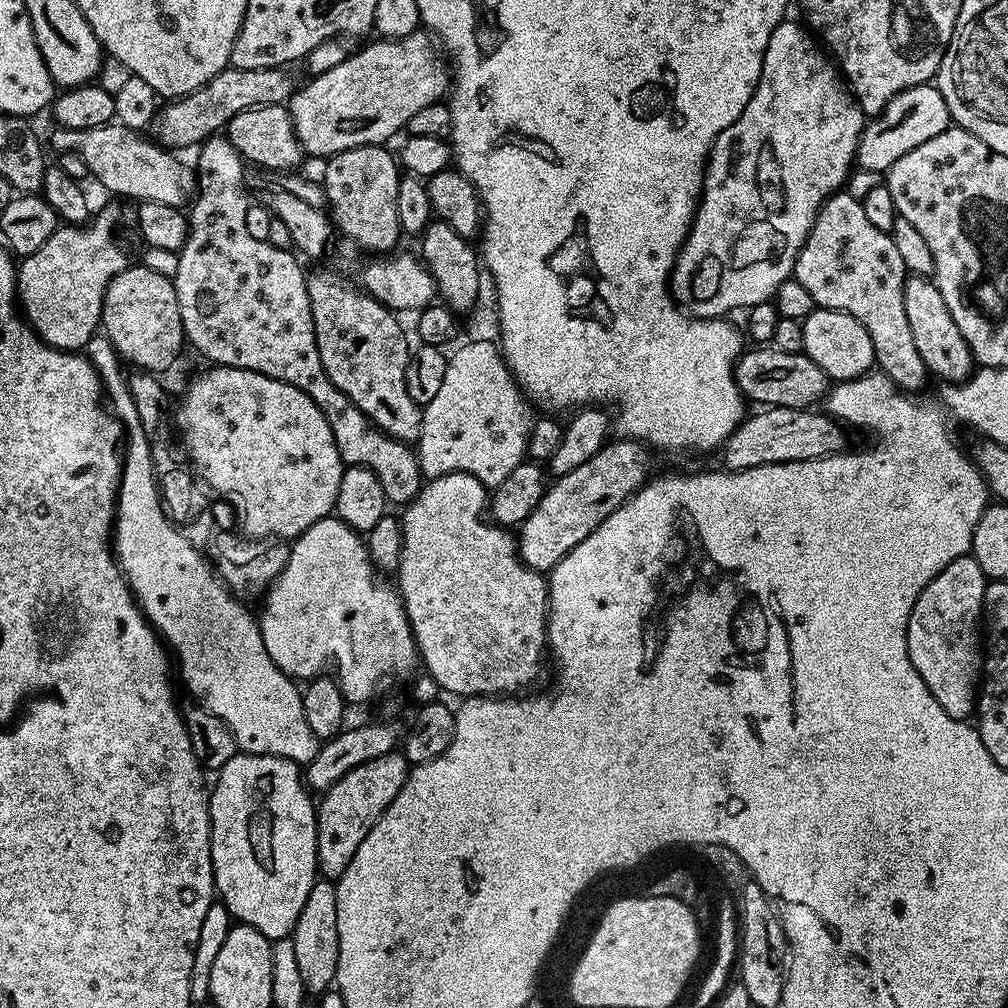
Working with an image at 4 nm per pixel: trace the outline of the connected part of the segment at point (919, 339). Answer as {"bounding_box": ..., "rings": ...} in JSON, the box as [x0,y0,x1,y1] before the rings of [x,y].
{"bounding_box":[904,275,974,382],"rings":[[[909,275],[904,281],[904,301],[910,334],[914,334],[914,346],[918,346],[918,354],[922,354],[922,362],[926,362],[929,373],[933,377],[952,380],[948,382],[967,380],[974,371],[972,351],[966,338],[962,338],[962,330],[958,330],[954,318],[950,318],[946,298],[942,298],[935,279],[927,275]]]}

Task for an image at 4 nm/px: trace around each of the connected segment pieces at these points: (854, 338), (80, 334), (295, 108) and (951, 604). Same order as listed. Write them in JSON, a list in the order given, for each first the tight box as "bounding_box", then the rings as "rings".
[{"bounding_box":[803,307,876,382],"rings":[[[813,307],[812,313],[804,317],[804,350],[803,355],[809,356],[818,365],[829,381],[843,382],[867,376],[876,364],[874,346],[870,342],[870,334],[862,322],[858,322],[850,314],[839,312],[833,308]]]},{"bounding_box":[16,212,130,353],"rings":[[[104,212],[83,226],[60,226],[56,233],[46,238],[44,245],[32,256],[23,257],[18,264],[16,286],[18,300],[24,303],[23,315],[33,332],[49,344],[51,348],[59,348],[61,352],[79,353],[87,349],[92,337],[97,335],[98,325],[104,310],[104,292],[108,283],[117,274],[129,267],[130,260],[120,253],[112,231],[116,228],[116,220],[110,213]]]},{"bounding_box":[286,30,450,158],"rings":[[[418,30],[401,40],[377,41],[361,52],[353,51],[342,66],[311,77],[309,84],[301,88],[299,85],[293,91],[286,107],[292,113],[296,137],[307,155],[309,152],[327,158],[367,144],[387,145],[395,132],[407,129],[418,110],[445,99],[450,88],[450,68],[427,31]]]},{"bounding_box":[908,554,986,721],"rings":[[[970,554],[960,556],[946,570],[939,572],[924,587],[922,594],[914,602],[908,619],[908,657],[914,670],[926,682],[930,694],[956,720],[967,721],[978,704],[978,681],[982,676],[982,613],[984,610],[984,589],[986,577],[982,566]]]}]

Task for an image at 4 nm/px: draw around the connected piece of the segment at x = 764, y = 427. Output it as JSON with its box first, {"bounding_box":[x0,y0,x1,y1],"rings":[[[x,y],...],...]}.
{"bounding_box":[722,406,849,472],"rings":[[[771,406],[756,411],[760,412],[741,420],[722,445],[723,467],[727,471],[741,472],[747,468],[761,468],[764,464],[789,464],[795,460],[821,460],[849,447],[845,425],[823,411]]]}

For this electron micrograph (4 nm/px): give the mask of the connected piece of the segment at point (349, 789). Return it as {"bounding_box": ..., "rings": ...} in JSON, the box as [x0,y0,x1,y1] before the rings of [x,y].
{"bounding_box":[316,751,410,881],"rings":[[[403,751],[387,752],[382,758],[374,758],[354,770],[350,770],[318,800],[316,813],[316,862],[318,872],[325,880],[336,881],[338,874],[352,864],[358,846],[370,834],[370,830],[398,798],[402,786],[408,781],[410,765]]]}

